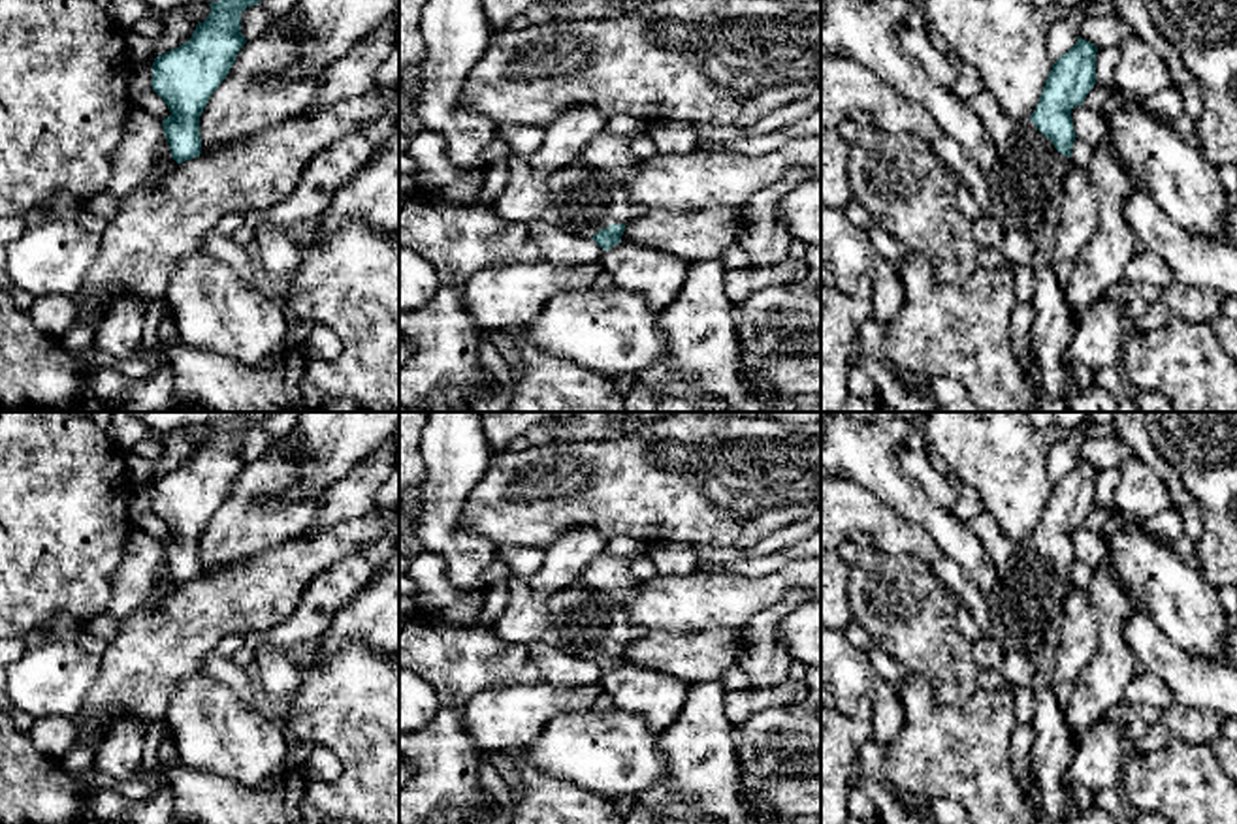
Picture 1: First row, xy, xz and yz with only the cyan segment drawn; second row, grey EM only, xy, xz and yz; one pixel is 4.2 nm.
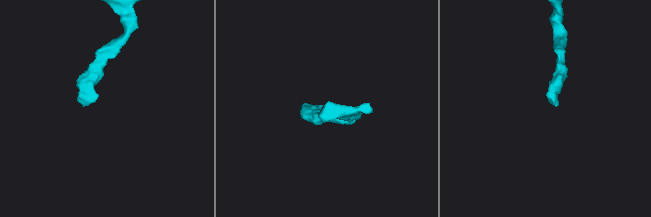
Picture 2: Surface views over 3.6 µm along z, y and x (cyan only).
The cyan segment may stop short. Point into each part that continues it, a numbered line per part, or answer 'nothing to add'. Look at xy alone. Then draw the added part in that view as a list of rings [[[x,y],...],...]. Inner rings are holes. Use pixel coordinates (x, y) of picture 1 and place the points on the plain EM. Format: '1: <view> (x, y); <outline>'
1: xy (162, 589); [[[173,579],[169,581],[162,581],[154,587],[151,598],[147,600],[147,604],[156,602],[158,598],[168,596],[169,593],[173,593],[173,589],[177,587],[177,583]]]

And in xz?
1: xz (582, 621); [[[580,579],[552,594],[542,642],[580,658],[612,645],[640,642],[650,630],[635,626],[623,606]]]

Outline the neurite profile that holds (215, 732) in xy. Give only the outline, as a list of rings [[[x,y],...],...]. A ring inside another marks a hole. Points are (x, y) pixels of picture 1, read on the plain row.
[[[196,672],[177,685],[164,721],[179,760],[198,771],[260,788],[288,768],[282,726],[260,702],[239,702],[209,673]]]

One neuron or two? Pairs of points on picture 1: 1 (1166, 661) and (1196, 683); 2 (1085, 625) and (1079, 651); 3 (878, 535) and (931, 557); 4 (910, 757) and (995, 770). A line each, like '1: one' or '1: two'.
1: one
2: one
3: one
4: one

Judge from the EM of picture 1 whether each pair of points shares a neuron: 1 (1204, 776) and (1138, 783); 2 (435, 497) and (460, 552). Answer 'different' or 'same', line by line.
1: same
2: same

